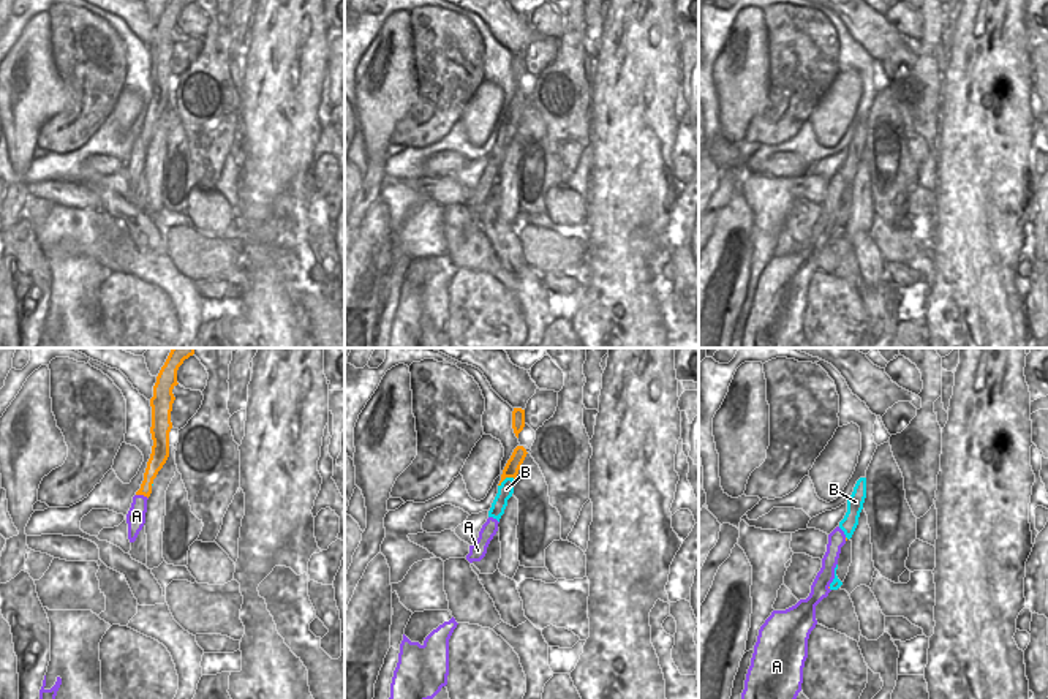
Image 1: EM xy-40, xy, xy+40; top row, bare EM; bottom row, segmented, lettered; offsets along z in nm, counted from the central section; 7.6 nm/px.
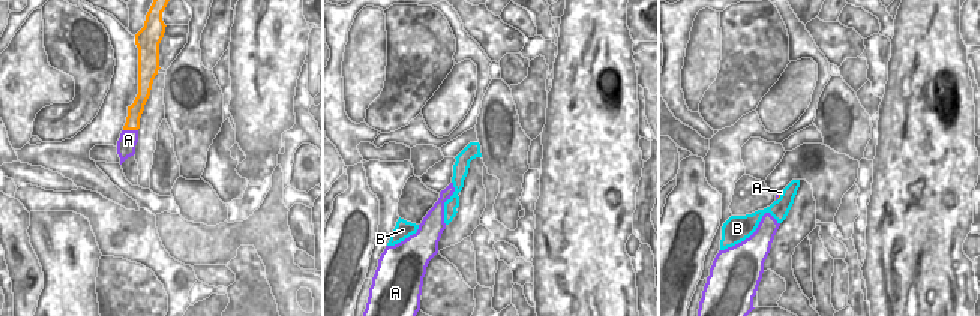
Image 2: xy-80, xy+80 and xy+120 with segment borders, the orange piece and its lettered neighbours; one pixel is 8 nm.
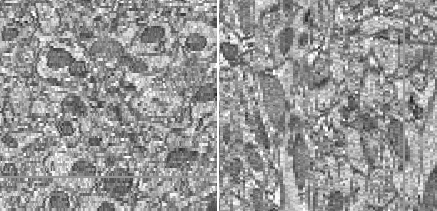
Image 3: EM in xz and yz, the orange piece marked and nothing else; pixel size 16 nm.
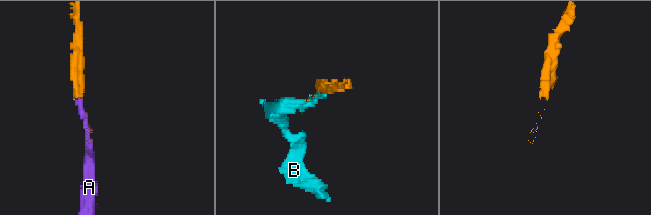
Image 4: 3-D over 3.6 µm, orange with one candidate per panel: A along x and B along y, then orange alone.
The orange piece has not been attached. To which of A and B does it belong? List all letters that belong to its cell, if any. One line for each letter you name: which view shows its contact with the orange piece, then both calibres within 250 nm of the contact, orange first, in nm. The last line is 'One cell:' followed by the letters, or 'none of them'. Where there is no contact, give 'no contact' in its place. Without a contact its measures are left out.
A: contact in xy-40; calibres 120 and 140 nm
One cell: A

